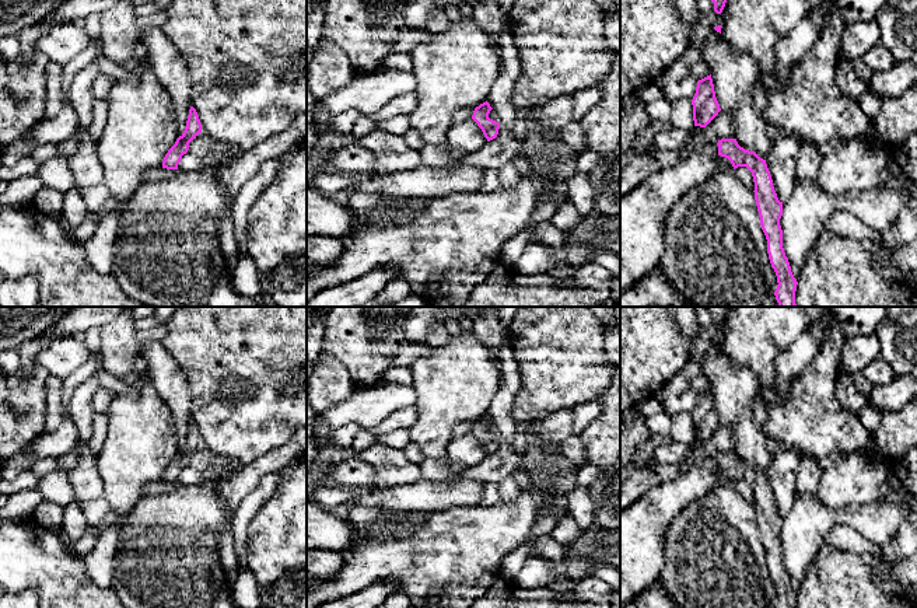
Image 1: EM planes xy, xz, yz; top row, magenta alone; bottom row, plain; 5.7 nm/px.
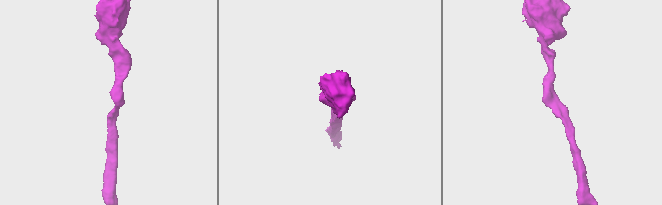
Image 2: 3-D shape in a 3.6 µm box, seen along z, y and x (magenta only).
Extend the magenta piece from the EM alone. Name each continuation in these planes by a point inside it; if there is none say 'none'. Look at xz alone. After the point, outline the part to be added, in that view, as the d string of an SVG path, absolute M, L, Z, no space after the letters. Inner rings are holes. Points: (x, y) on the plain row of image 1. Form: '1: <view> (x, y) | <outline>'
none

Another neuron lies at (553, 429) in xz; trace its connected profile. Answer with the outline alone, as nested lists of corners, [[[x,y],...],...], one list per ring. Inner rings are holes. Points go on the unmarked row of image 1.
[[[564,409],[545,419],[538,419],[522,426],[522,430],[525,430],[531,441],[538,445],[550,444],[556,447],[564,438],[575,433],[573,409]]]

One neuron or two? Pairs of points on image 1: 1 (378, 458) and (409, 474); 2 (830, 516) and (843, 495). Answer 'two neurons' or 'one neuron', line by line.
1: one neuron
2: two neurons

